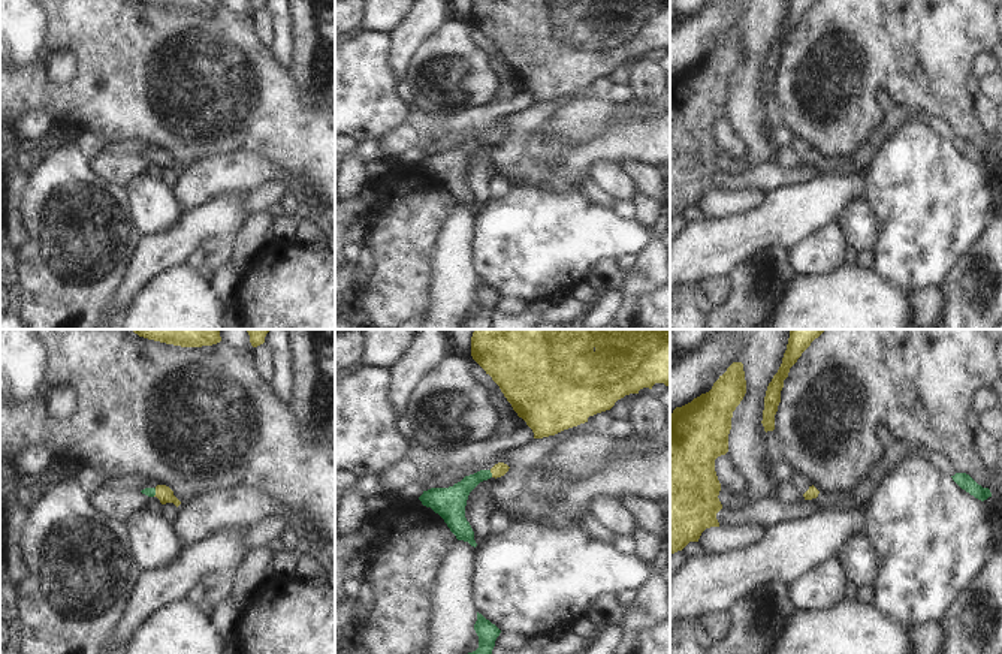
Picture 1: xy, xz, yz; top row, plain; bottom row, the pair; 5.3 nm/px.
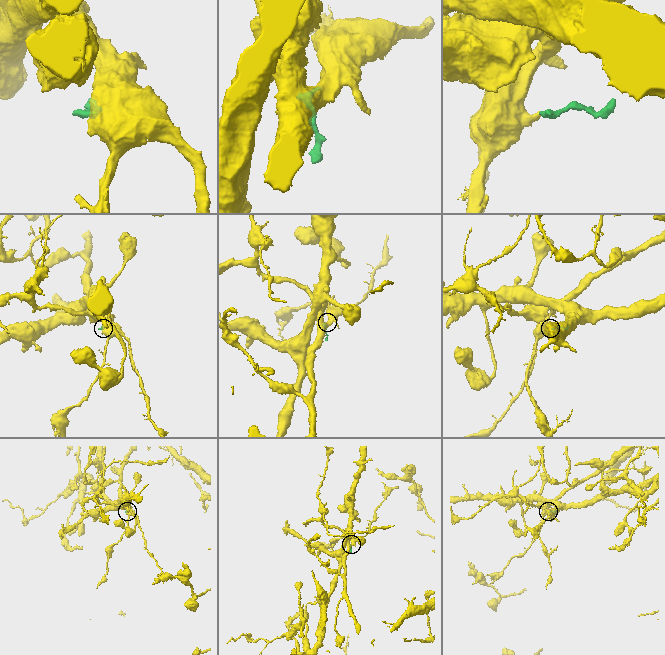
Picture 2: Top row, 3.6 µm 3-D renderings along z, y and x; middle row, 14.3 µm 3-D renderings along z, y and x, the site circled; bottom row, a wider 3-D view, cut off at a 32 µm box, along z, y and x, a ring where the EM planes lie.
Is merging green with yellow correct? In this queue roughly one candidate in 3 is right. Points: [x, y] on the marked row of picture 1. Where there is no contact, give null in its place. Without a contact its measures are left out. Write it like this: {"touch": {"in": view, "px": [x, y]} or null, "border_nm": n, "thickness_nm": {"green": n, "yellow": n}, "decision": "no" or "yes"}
{"touch": {"in": "xz", "px": [491, 473]}, "border_nm": 40, "thickness_nm": {"green": 140, "yellow": 70}, "decision": "yes"}

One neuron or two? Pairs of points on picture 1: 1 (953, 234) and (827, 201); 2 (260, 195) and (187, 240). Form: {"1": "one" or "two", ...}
{"1": "two", "2": "two"}

